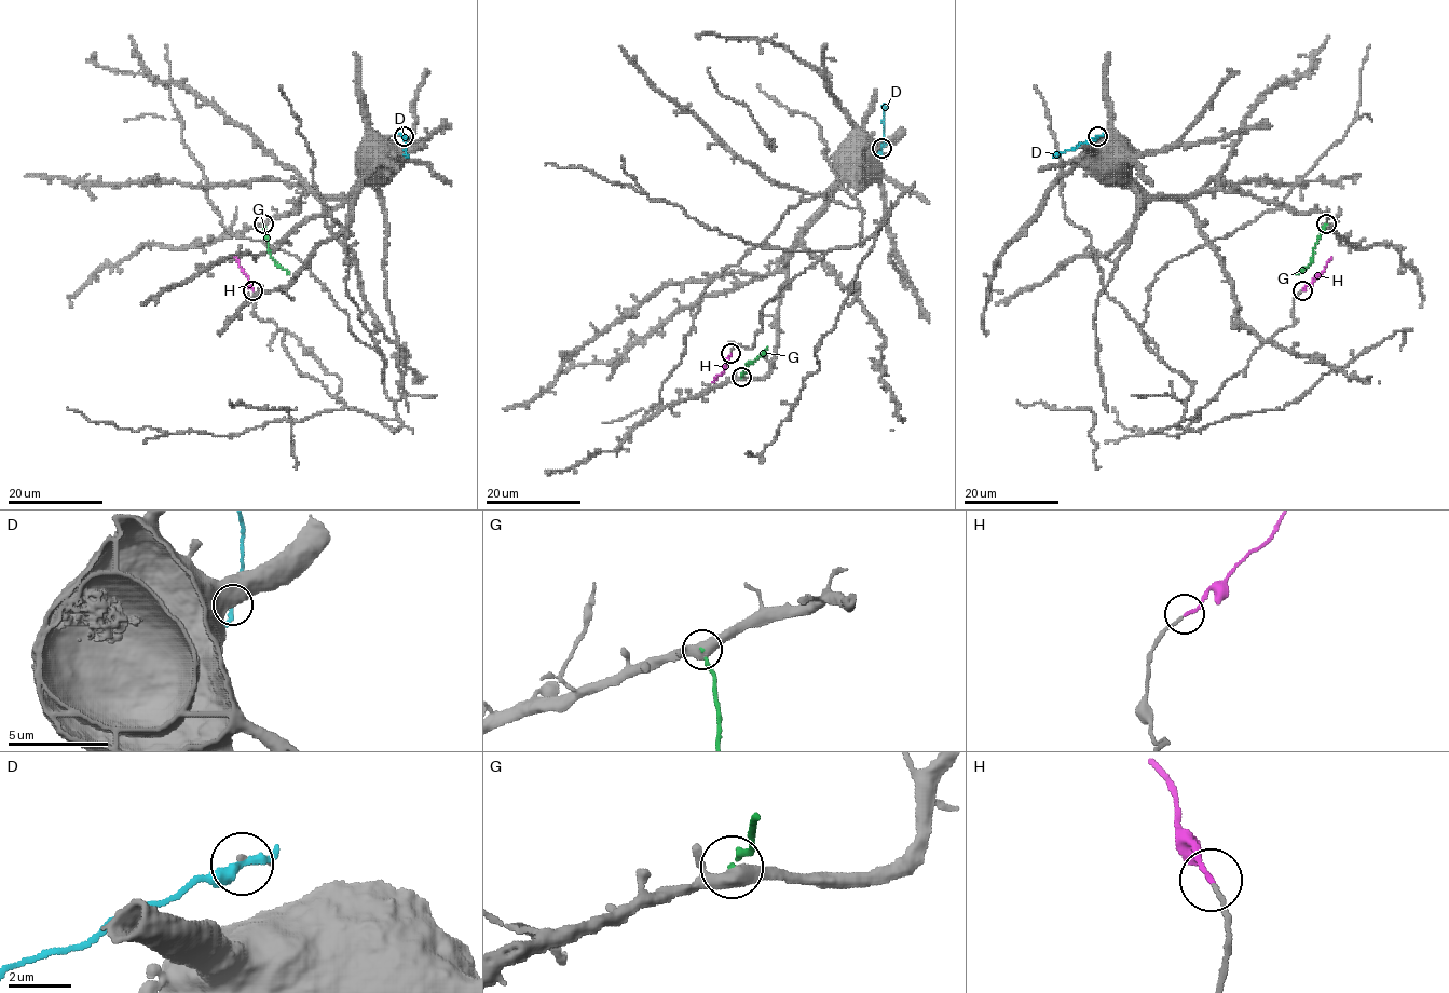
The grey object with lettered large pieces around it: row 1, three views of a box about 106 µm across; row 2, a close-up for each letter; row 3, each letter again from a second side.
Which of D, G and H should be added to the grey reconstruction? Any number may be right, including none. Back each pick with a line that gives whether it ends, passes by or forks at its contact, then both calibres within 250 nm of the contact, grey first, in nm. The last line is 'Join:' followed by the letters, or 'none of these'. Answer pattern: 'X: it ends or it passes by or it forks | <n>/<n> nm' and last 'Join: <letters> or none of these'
H: it ends | 130/150 nm
Join: H

